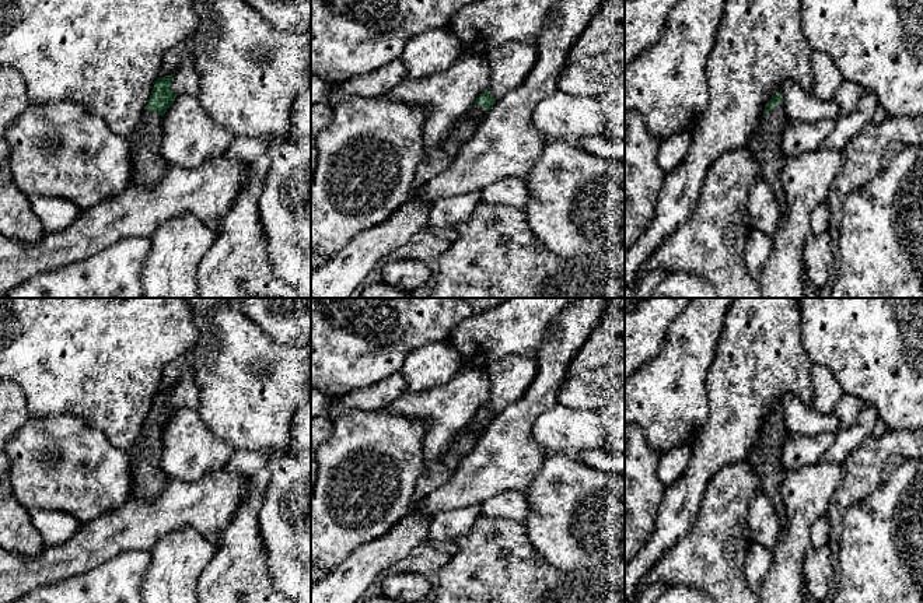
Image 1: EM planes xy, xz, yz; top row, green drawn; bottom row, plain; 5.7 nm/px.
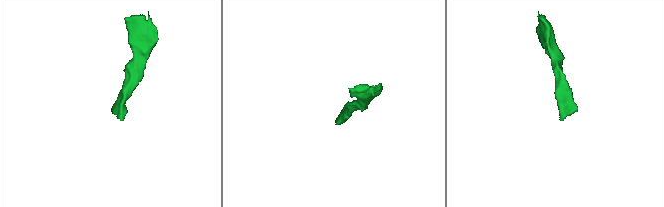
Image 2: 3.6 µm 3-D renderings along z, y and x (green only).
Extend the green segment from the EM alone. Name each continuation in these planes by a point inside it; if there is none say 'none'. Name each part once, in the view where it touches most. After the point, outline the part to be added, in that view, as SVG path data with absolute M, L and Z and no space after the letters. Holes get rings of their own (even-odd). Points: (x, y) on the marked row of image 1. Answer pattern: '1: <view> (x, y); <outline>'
1: yz (765, 143); M777 104L762 116L759 126L745 144L761 168L761 178L772 186L782 214L786 213L786 197L780 175L787 161L782 154L782 136L789 119L784 104Z

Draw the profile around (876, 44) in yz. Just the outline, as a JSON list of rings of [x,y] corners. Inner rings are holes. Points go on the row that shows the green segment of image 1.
[[[923,0],[801,1],[810,48],[828,55],[843,80],[873,91],[887,115],[923,115]]]

